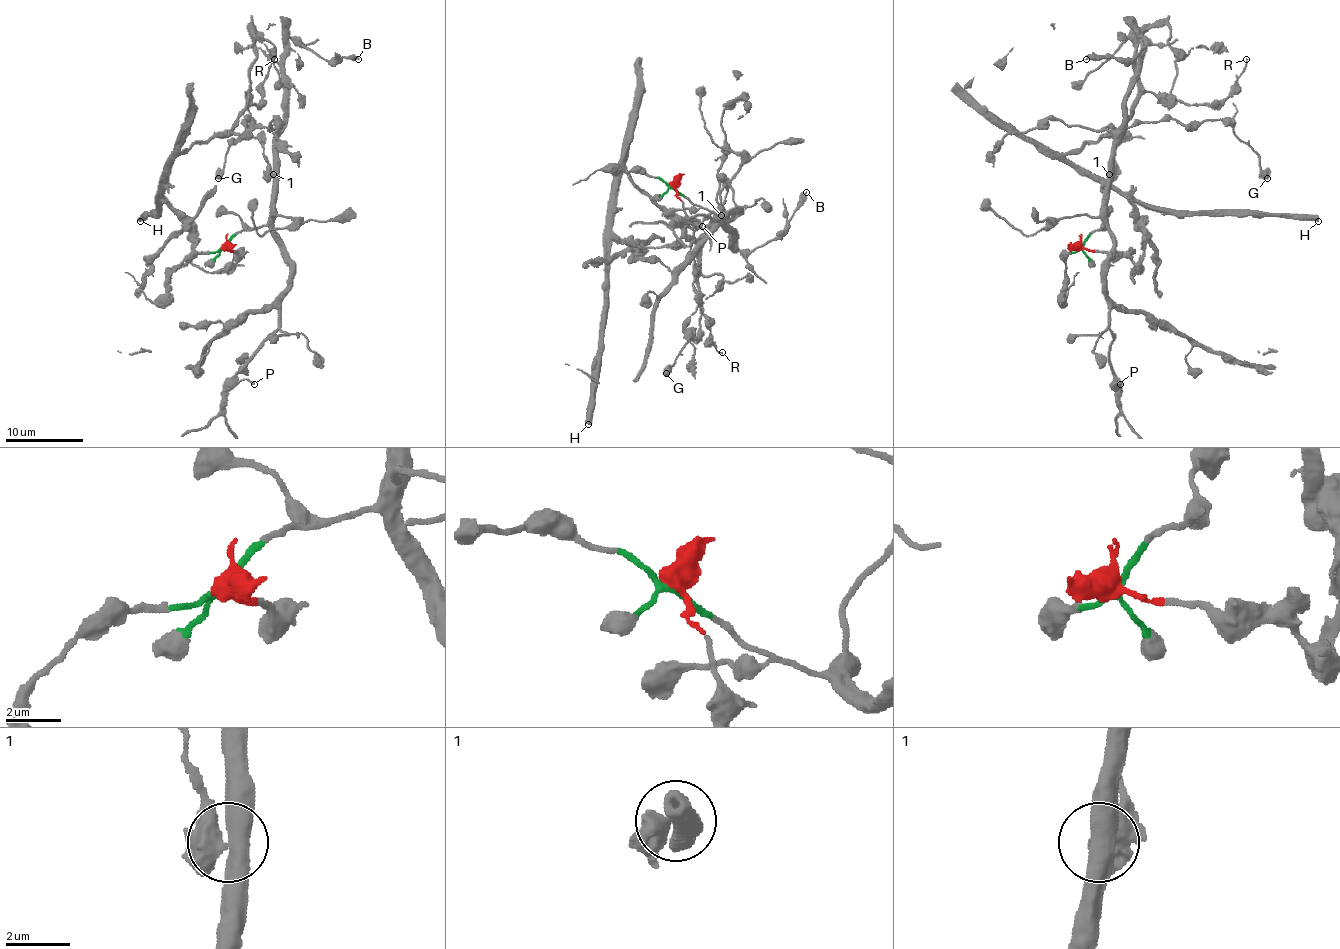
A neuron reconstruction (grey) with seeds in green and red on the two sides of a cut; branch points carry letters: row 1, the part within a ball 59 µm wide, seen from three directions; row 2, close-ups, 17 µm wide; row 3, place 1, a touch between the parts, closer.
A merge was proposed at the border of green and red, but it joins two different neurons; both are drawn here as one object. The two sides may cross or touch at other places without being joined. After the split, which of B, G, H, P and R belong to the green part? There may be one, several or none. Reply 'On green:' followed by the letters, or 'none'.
On green: B, G, P

